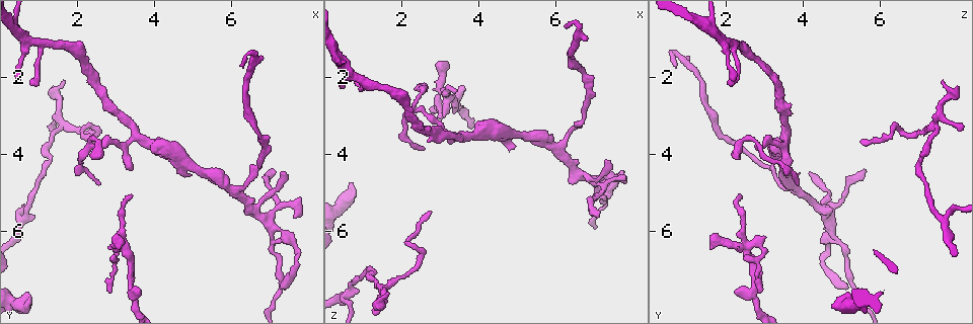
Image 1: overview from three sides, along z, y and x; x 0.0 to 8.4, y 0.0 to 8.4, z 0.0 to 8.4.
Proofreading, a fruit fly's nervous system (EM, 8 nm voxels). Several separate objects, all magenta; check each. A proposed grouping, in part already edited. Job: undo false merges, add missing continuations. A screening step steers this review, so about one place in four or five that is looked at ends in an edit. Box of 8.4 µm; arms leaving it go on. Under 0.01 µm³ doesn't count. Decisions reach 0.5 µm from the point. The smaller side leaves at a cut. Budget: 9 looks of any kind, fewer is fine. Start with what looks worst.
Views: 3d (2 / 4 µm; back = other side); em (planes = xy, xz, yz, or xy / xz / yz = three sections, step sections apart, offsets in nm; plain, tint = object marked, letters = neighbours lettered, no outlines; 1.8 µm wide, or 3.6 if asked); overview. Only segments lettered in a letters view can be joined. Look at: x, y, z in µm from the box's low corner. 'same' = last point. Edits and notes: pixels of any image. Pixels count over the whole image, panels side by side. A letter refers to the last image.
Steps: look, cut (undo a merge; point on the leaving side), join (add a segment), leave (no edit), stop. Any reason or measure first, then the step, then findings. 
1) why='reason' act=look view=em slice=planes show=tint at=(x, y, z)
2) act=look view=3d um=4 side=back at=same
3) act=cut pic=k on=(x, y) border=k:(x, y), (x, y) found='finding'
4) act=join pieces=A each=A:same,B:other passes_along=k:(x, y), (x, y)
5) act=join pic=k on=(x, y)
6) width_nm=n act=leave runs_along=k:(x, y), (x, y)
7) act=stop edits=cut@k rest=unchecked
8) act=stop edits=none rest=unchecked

why='two arms in line, one across' act=look view=3d um=4 at=(1.60, 3.25, 7.50)

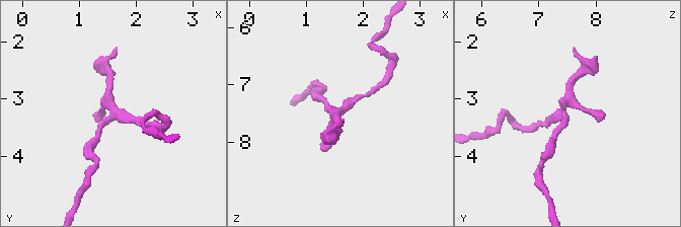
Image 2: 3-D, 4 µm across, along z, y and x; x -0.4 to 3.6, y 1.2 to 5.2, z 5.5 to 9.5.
why='need the tissue' act=look view=em slice=yz step=4 show=tint at=(1.60, 3.30, 7.45)

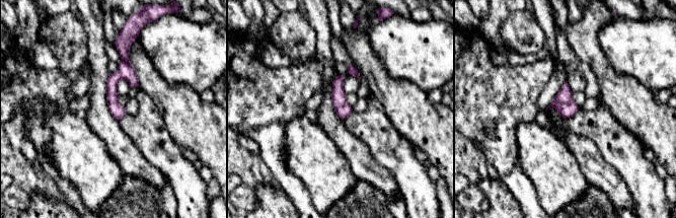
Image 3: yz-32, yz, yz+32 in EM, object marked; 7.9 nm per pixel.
act=look view=em slice=planes show=letters at=same

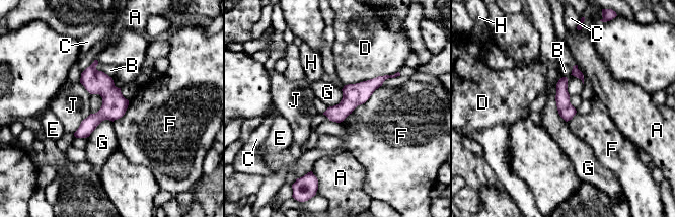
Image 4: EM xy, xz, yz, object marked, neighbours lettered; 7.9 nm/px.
longest_contact=F:440nm act=leave each=A:other,B:other,C:other,D:other,E:other,F:other,G:other,H:other,J:other found='one cell here'

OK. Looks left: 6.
why='closes a loop' act=look view=em um=3.6 slice=xy step=8 show=tint at=(7.25, 7.25, 5.25)

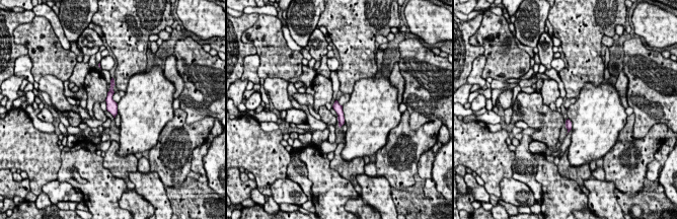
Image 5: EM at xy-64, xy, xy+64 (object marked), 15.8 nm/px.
why='cut it another way' act=look view=em um=3.6 slice=planes show=letters at=same

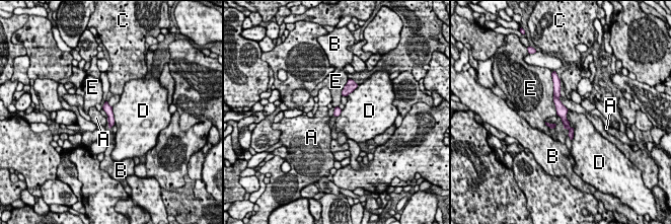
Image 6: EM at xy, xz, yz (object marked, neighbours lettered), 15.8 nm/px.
act=leave each=A:other,B:other,C:other,D:other,E:other runs_along=6:(557, 85), (556, 101), (571, 134) found='continuous, no second cell'

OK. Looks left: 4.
why='tapers out' act=look view=em slice=yz step=8 show=tint at=(6.30, 1.80, 0.75)

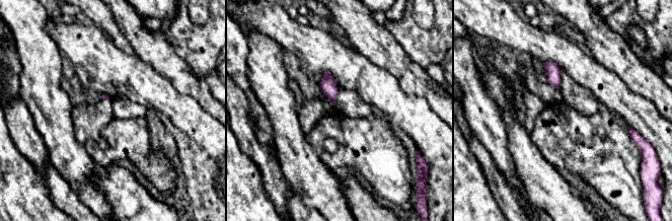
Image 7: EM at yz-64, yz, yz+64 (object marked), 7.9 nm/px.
why='cut it another way' act=look view=em slice=planes show=letters at=same

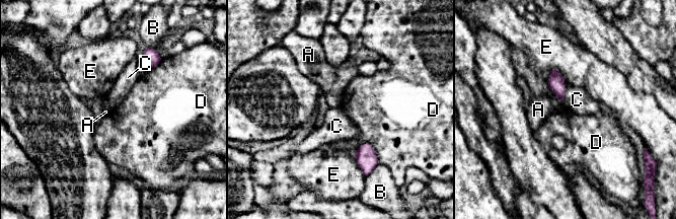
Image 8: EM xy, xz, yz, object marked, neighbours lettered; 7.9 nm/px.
act=join pieces=A each=A:same,B:other,C:other,D:other,E:other passes_along=8:(555, 81), (559, 97), (538, 110) found='the cell continues'

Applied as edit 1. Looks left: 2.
why='redraw' act=look view=overview

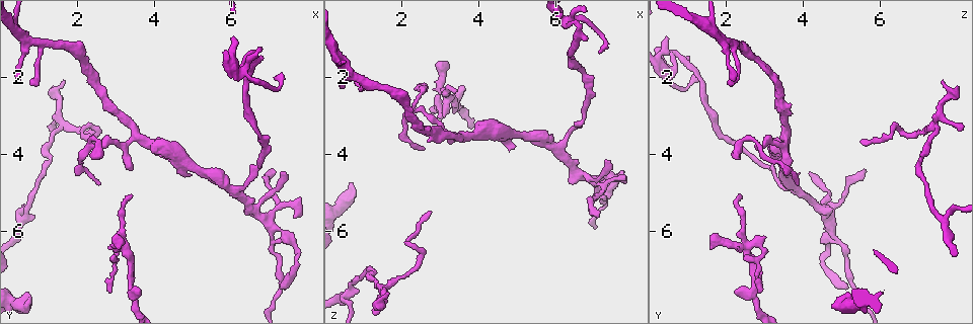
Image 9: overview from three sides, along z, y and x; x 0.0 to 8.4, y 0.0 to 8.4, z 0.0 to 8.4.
why='an open end' act=look view=em slice=yz step=4 show=letters at=(7.05, 4.40, 5.55)

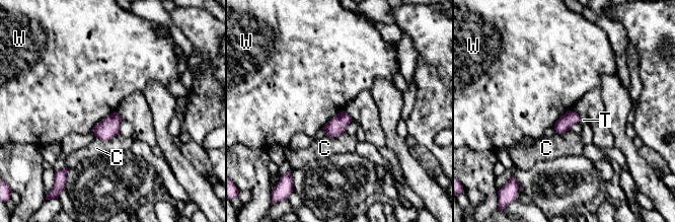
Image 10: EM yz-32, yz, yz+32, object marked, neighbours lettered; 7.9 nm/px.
act=join pieces=T each=C:other,T:same,W:other passes_along=10:(564, 124), (579, 119), (583, 120) found='it goes on there'

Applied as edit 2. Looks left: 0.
act=stop edits=join@8,join@10 rest=unchecked

